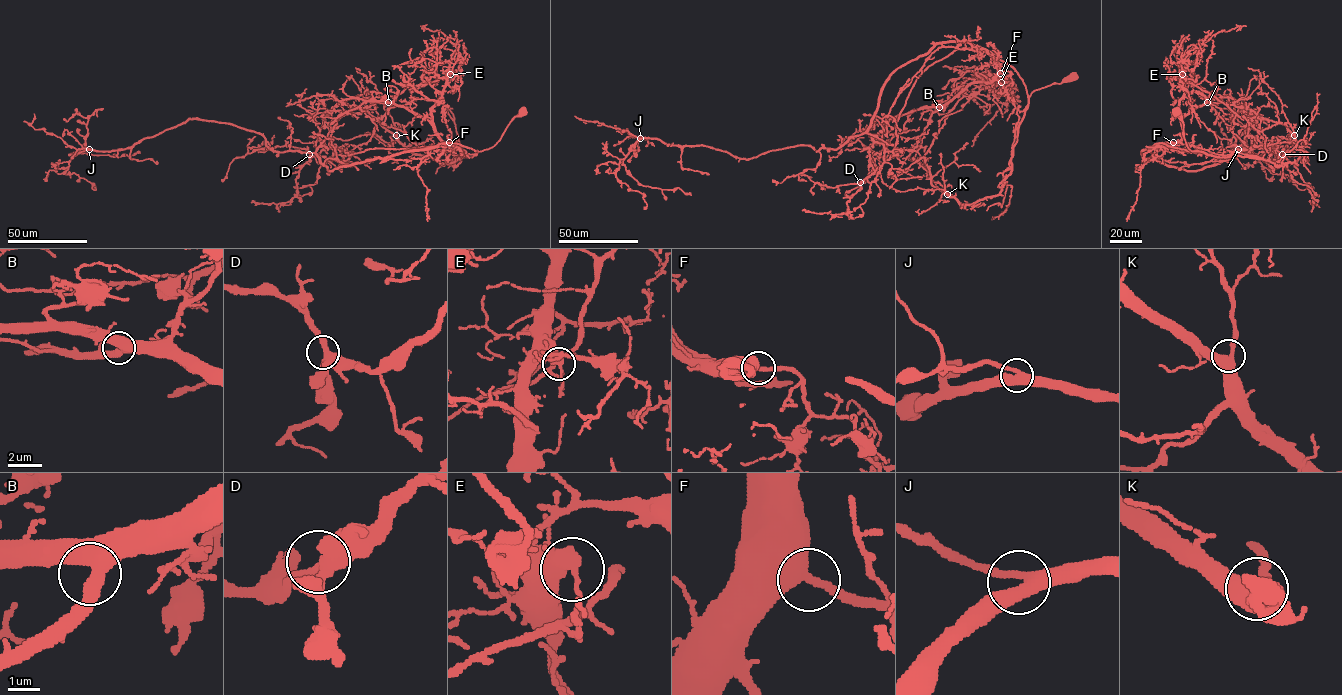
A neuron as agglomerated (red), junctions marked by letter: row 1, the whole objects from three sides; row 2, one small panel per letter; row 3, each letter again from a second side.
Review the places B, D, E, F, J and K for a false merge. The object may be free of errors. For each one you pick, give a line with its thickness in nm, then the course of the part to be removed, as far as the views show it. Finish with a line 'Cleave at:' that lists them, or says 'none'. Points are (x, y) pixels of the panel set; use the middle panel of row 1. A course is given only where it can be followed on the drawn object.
E: Thickness 400 nm. Course of the part to remove: (1001, 81), (963, 96), (923, 157), (931, 183), (960, 203), (1001, 190), (1028, 95), (1008, 64), (958, 49)
Cleave at: E

